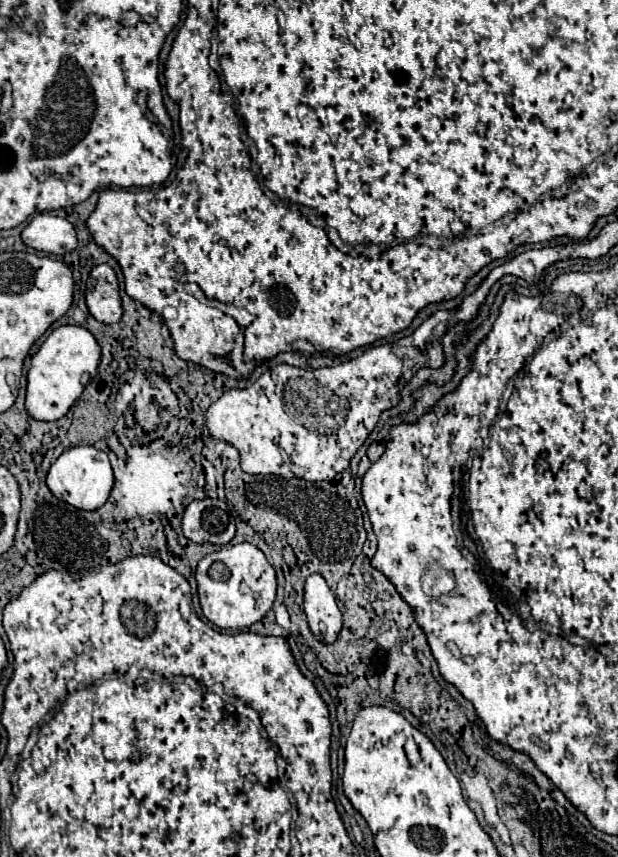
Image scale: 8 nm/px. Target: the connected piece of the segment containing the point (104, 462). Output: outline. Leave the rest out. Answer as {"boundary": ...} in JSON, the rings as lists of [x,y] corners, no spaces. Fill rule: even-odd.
{"boundary":[[[88,445],[72,447],[72,449],[64,451],[52,463],[48,477],[46,477],[46,485],[54,497],[58,497],[60,501],[64,501],[76,509],[98,509],[110,497],[110,491],[114,485],[114,475],[112,475],[108,455],[104,451],[100,451],[96,447],[88,447]]]}

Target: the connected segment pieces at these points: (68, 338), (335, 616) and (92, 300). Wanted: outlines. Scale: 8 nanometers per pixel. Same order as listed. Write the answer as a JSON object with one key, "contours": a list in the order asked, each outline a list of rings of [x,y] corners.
{"contours":[[[[64,325],[54,329],[42,347],[34,353],[28,369],[26,389],[26,411],[38,421],[56,421],[68,413],[68,409],[82,395],[82,375],[96,375],[100,361],[100,347],[92,333],[80,325]]],[[[310,575],[304,587],[304,613],[314,637],[328,645],[338,639],[342,629],[342,613],[322,575]]],[[[96,265],[90,277],[94,279],[94,289],[86,293],[90,315],[100,323],[118,323],[122,317],[122,303],[116,273],[108,265]]]]}

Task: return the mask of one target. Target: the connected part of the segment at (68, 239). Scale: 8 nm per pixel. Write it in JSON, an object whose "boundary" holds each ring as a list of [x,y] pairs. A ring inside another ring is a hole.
{"boundary":[[[48,213],[34,215],[34,219],[22,231],[22,241],[28,247],[48,255],[64,255],[74,251],[78,243],[72,223]]]}

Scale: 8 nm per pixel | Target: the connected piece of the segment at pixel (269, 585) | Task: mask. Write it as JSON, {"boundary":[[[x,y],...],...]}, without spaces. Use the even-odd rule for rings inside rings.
{"boundary":[[[226,545],[206,555],[196,567],[198,597],[204,617],[220,629],[246,629],[260,621],[276,597],[276,573],[264,553],[250,545]]]}

